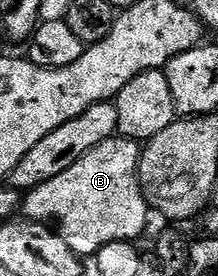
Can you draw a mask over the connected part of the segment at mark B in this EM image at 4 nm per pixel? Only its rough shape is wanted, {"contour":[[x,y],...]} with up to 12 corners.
{"contour":[[140,143],[97,144],[22,213],[80,256],[147,230]]}

